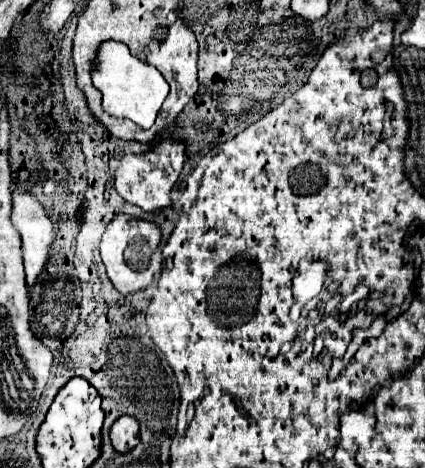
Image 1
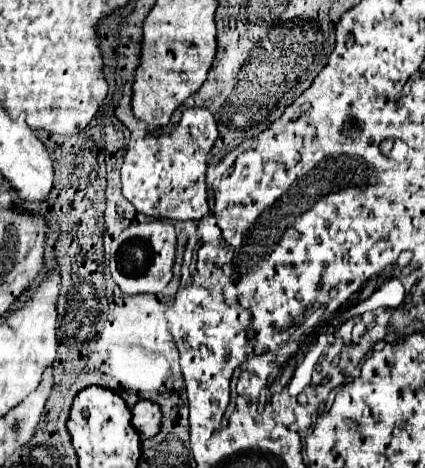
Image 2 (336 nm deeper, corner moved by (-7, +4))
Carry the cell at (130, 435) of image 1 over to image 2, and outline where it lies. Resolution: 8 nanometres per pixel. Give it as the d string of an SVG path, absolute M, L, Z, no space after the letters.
M140 400L132 408L132 426L136 428L136 432L142 438L154 438L158 434L160 418L162 418L162 412L160 412L158 404L154 404L154 402Z

